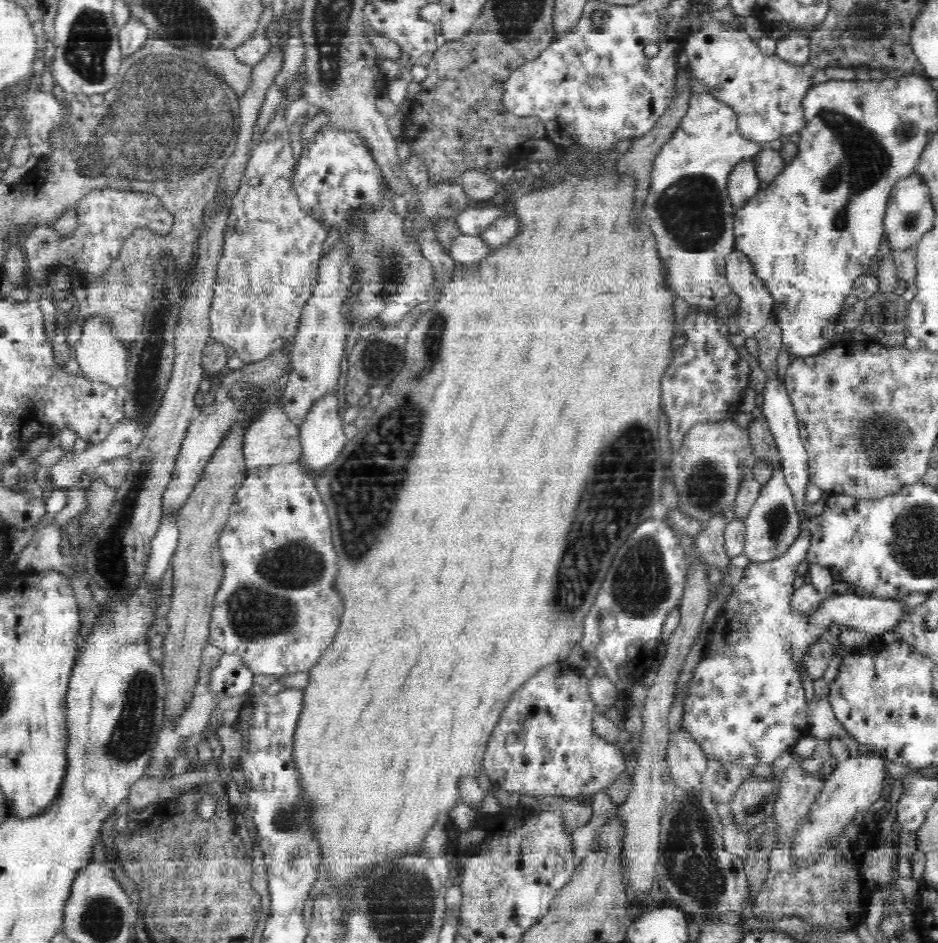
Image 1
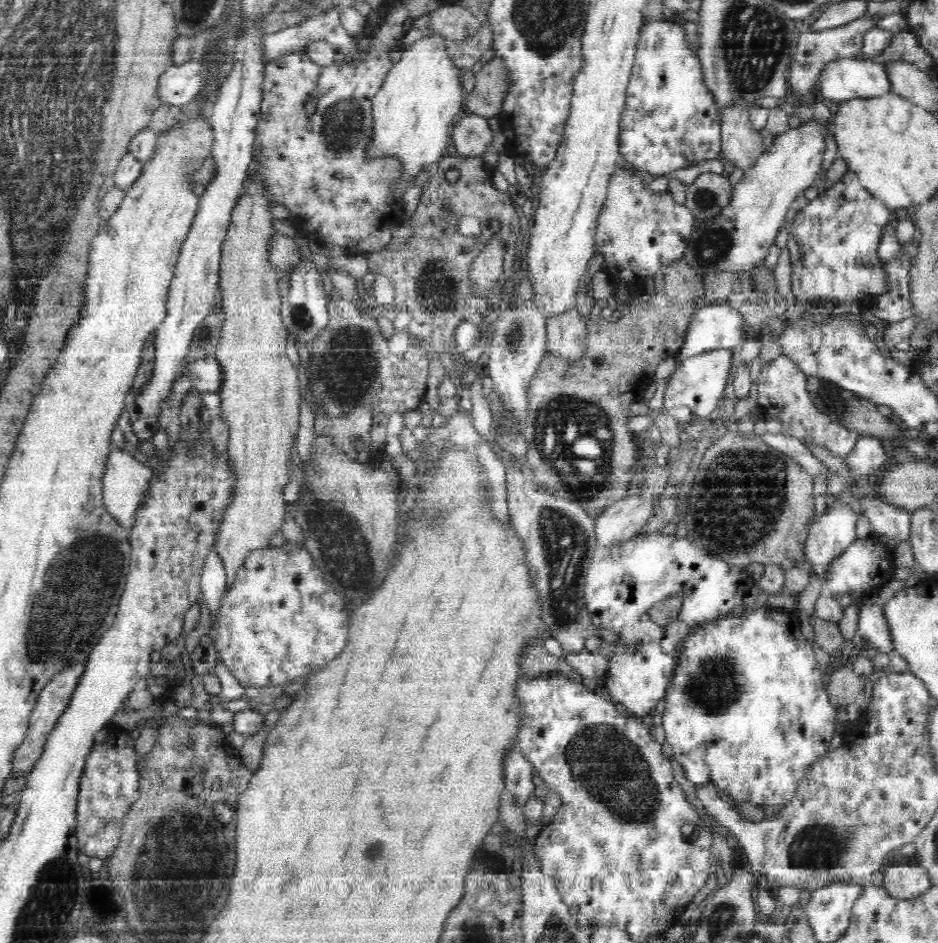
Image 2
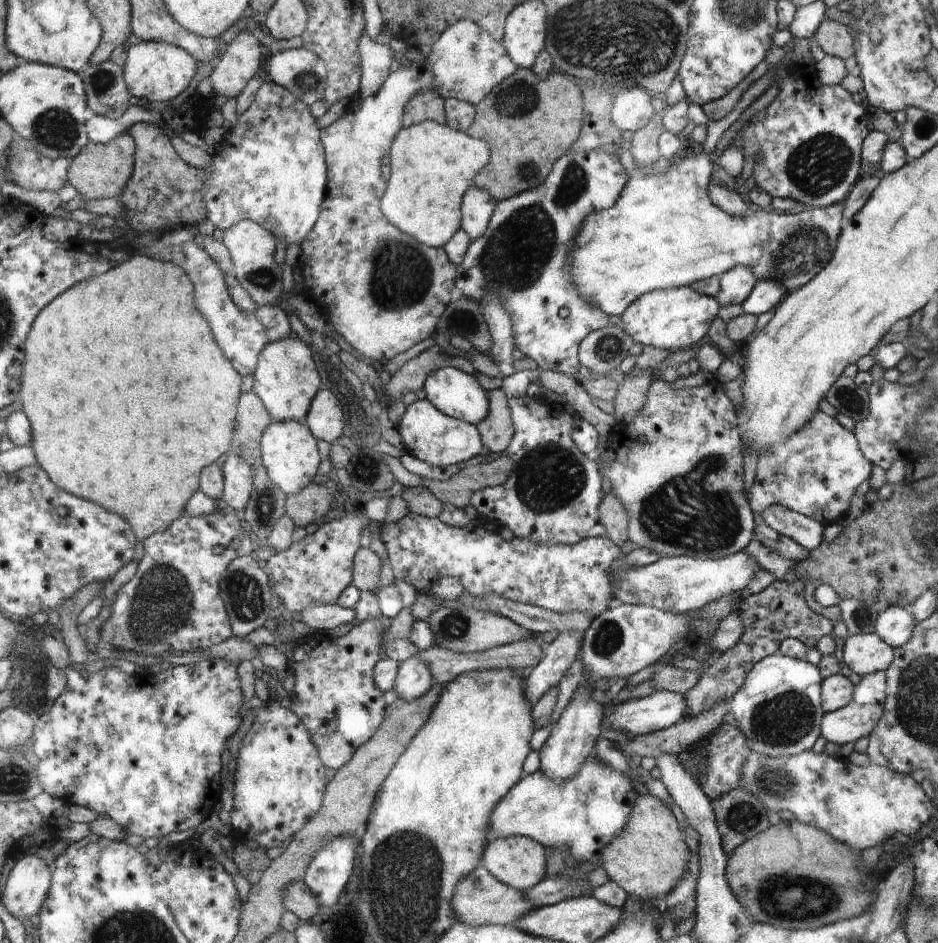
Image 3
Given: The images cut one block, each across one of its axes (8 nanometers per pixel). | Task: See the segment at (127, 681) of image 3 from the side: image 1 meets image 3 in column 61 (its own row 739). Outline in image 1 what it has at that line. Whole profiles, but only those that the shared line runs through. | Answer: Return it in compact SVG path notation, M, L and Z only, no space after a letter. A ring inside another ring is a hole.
M797 509L797 515L800 521L799 535L784 552L784 556L772 562L750 563L745 568L742 580L734 586L732 596L719 610L707 634L708 654L693 671L684 700L683 723L692 737L704 747L709 759L724 759L754 766L757 762L770 764L784 750L793 749L802 735L811 734L806 711L808 701L798 669L798 660L802 658L807 646L816 642L831 623L854 627L866 635L896 633L915 610L904 599L850 591L847 594L834 594L830 598L824 597L818 612L810 620L794 616L789 611L789 596L794 590L794 570L807 558L811 543L809 515L802 509Z

